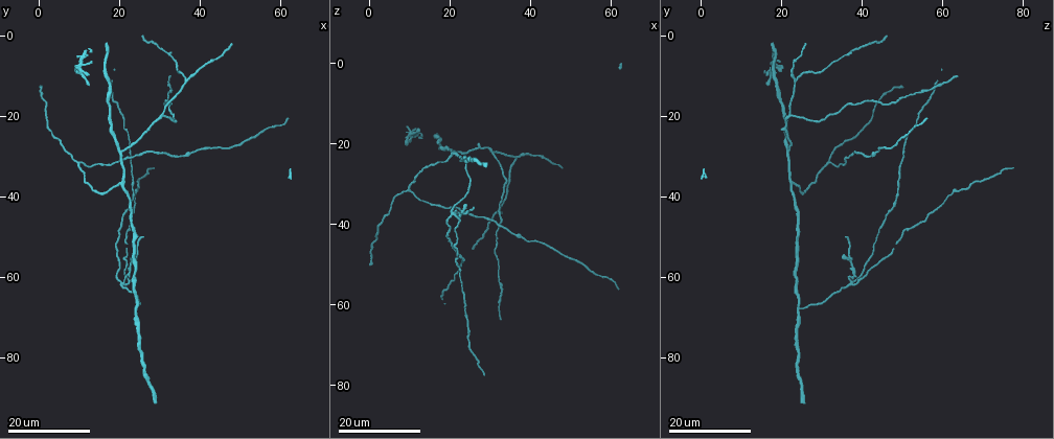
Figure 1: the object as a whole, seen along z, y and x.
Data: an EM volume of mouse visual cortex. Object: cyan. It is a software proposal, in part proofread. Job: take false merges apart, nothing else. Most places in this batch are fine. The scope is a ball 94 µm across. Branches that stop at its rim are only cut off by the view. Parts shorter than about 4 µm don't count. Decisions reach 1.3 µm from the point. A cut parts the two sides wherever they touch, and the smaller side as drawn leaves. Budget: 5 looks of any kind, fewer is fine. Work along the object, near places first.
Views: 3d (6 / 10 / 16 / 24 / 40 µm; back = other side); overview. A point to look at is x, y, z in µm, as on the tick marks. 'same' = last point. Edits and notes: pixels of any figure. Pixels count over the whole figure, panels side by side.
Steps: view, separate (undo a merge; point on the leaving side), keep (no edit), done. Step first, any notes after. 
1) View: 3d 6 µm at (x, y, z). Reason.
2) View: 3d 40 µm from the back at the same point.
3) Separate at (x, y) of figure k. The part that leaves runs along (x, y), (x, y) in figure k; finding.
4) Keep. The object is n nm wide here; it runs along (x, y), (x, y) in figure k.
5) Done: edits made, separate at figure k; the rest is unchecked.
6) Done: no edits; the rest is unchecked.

View: 3d 16 µm at (23.5, 67.5, 25.0). A fork.

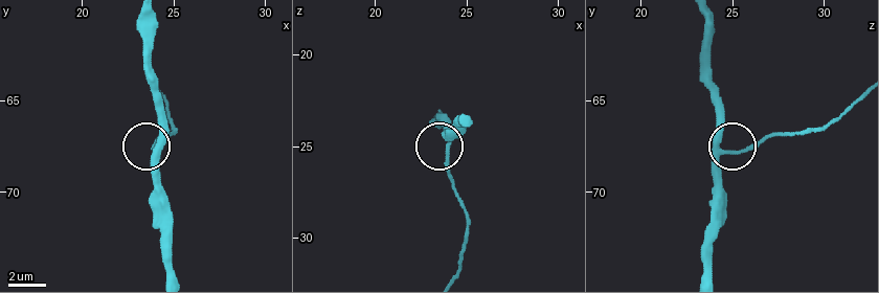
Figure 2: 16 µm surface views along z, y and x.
View: 3d 6 µm at (24.1, 67.9, 24.7).

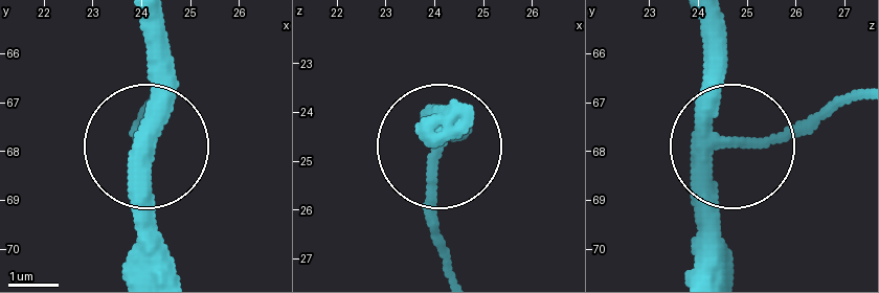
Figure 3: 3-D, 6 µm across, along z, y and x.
Keep. The side arm is 26 µm long; it runs along (149, 18), (157, 118), (144, 148), (144, 268) in figure 3; one neuron here.

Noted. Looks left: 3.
View: 3d 16 µm at (21.0, 61.5, 37.5). Four arms meet.

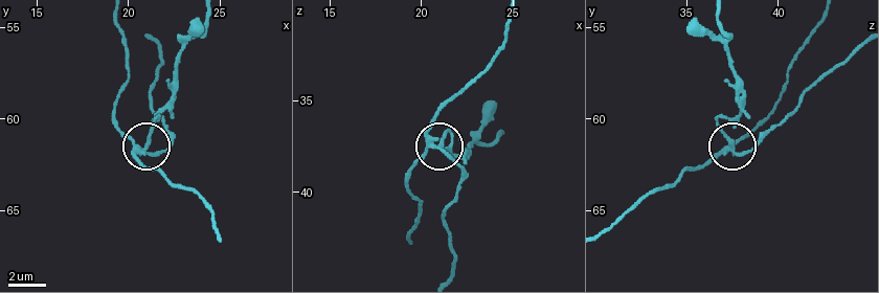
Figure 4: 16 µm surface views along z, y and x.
View: 3d 10 µm at (20.4, 61.6, 37.5). Closer look.

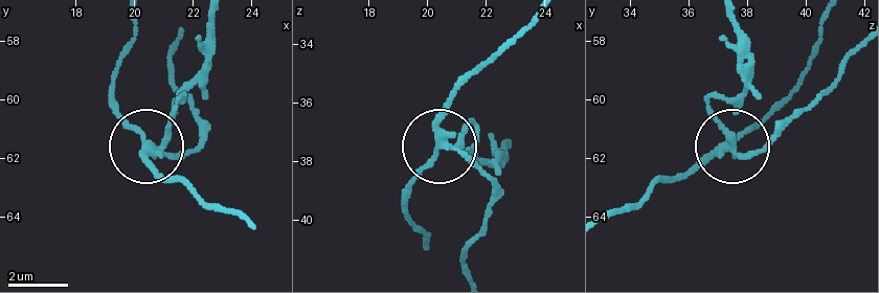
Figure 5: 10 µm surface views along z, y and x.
Separate at (734, 106) of figure 5. The part that leaves runs along (158, 147), (206, 59), (210, 21) in figure 5; a second neuron is stuck on.

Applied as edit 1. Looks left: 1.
Done: edits made, separate at figure 5; the rest is unchecked.

